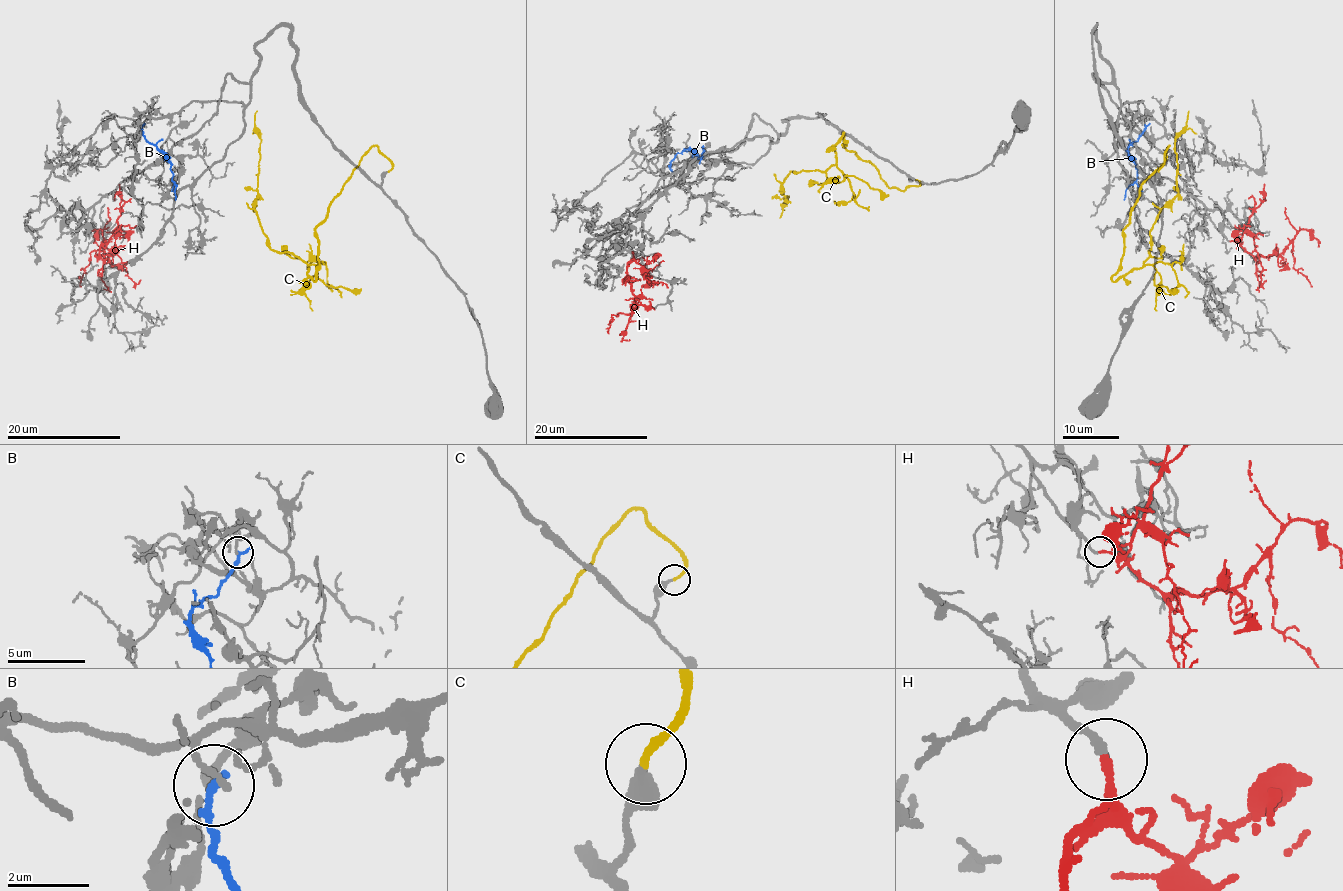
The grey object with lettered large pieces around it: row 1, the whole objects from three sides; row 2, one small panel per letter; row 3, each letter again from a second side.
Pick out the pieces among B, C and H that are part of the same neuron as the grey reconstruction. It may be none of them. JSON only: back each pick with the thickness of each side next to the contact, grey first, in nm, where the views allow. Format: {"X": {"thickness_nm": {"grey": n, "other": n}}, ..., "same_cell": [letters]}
{"C": {"thickness_nm": {"grey": 280, "other": 180}}, "H": {"thickness_nm": {"grey": 170, "other": 180}}, "same_cell": ["C", "H"]}

